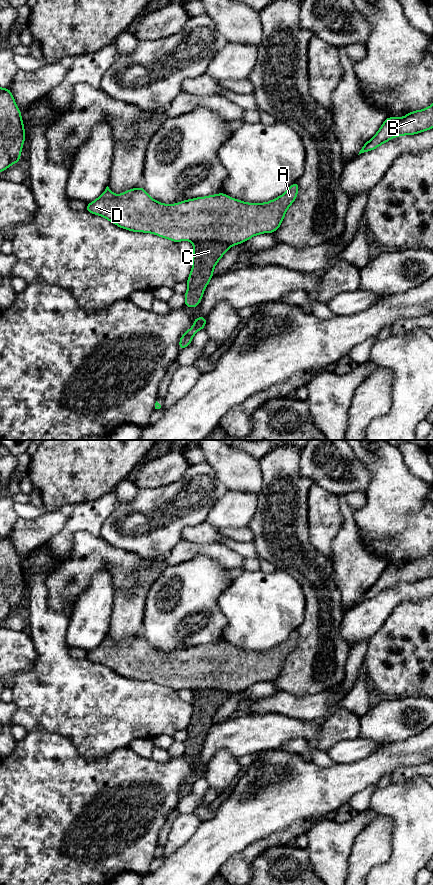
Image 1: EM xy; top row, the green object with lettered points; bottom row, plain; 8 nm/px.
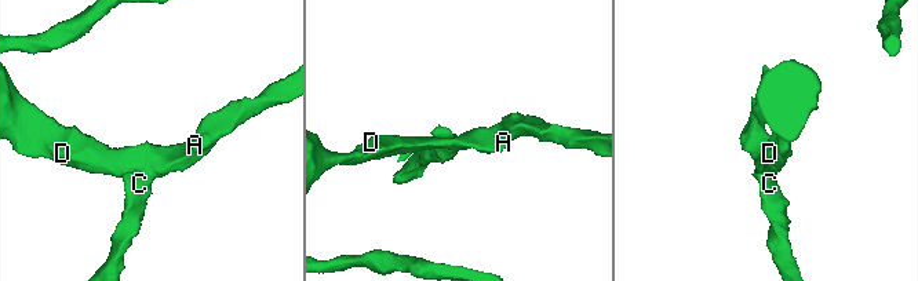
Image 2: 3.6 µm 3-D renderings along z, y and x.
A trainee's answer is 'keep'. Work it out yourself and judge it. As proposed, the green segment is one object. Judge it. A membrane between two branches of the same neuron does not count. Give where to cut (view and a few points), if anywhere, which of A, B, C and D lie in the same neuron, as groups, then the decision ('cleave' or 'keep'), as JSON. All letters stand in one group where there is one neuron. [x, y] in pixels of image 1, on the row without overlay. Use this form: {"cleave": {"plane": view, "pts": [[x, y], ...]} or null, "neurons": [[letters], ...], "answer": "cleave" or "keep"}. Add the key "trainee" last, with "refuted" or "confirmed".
{"cleave": {"plane": "xy", "pts": [[193, 690], [222, 689], [229, 694]]}, "neurons": [["A", "B", "D"], ["C"]], "answer": "cleave", "trainee": "refuted"}

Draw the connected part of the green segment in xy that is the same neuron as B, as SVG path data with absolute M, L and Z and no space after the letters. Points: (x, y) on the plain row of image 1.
M433 552L426 557L412 559L403 566L387 565L374 585L363 593L359 602L372 599L394 585L415 583L431 576L433 576Z

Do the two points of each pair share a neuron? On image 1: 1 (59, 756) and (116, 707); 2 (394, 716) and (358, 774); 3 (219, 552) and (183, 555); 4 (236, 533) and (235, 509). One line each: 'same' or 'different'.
1: different
2: different
3: same
4: different

